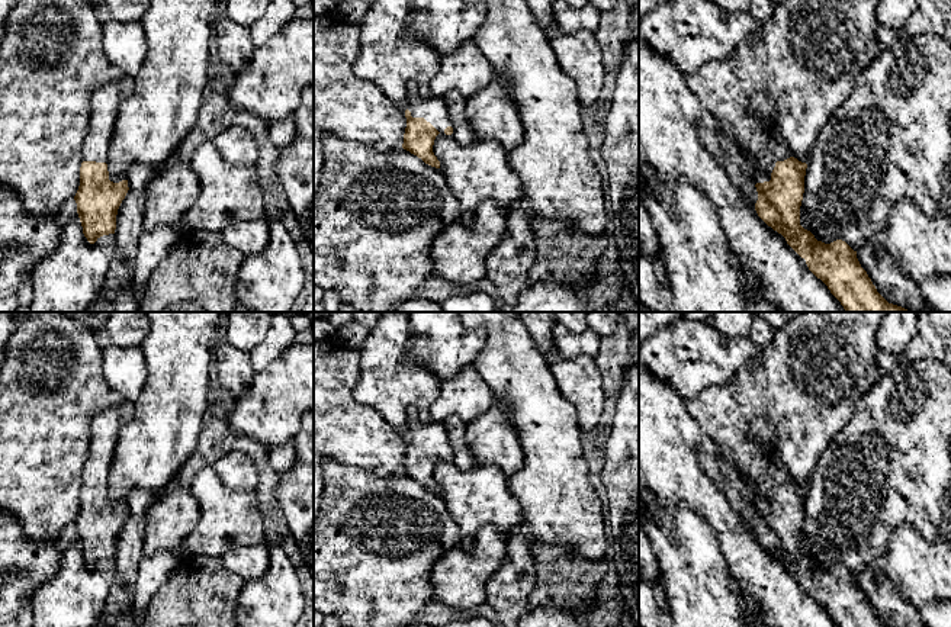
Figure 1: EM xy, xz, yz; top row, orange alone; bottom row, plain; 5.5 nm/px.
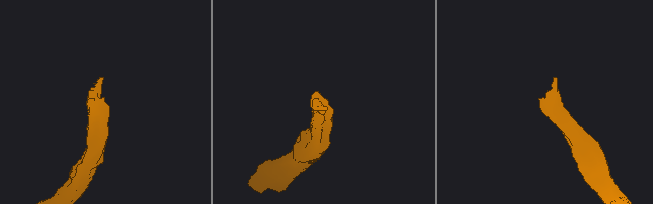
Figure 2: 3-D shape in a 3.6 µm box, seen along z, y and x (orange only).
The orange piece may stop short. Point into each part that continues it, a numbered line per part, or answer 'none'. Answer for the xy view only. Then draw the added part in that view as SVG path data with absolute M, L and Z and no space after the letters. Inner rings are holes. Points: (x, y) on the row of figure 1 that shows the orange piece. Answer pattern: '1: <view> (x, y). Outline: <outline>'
1: xy (105, 106). Outline: M123 74L118 81L109 83L93 93L90 128L84 139L83 161L109 164L110 141L119 113L119 103L129 96L134 77Z

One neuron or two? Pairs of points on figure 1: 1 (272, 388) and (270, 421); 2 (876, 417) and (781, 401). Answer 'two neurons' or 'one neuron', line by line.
1: one neuron
2: two neurons

